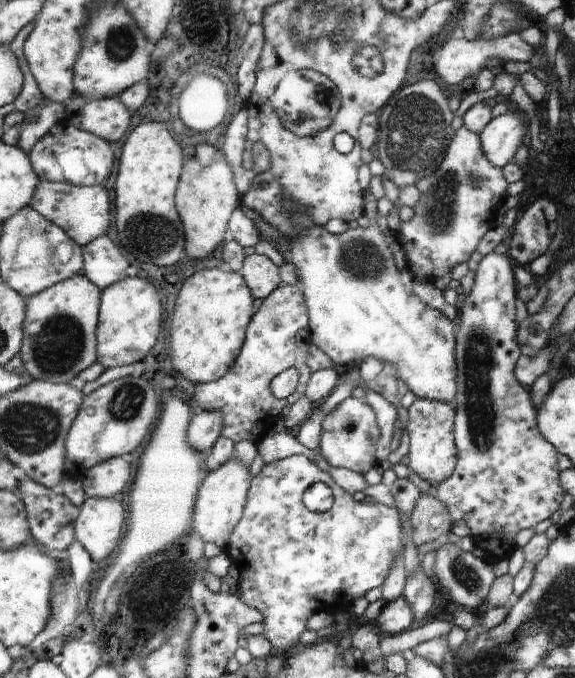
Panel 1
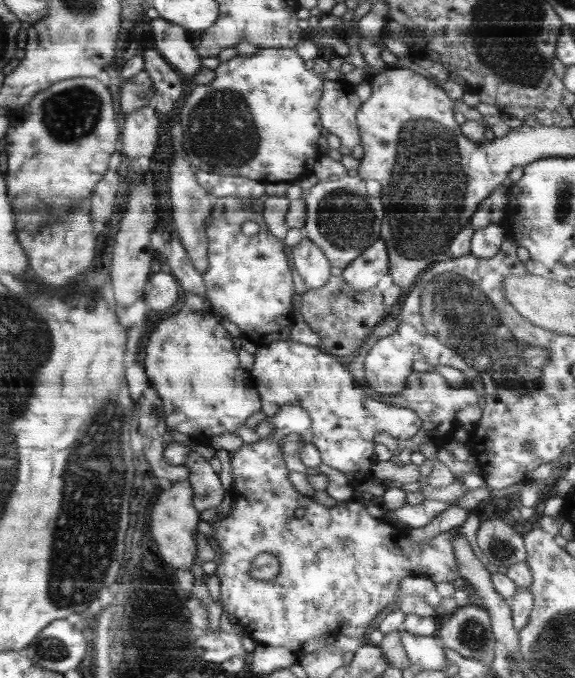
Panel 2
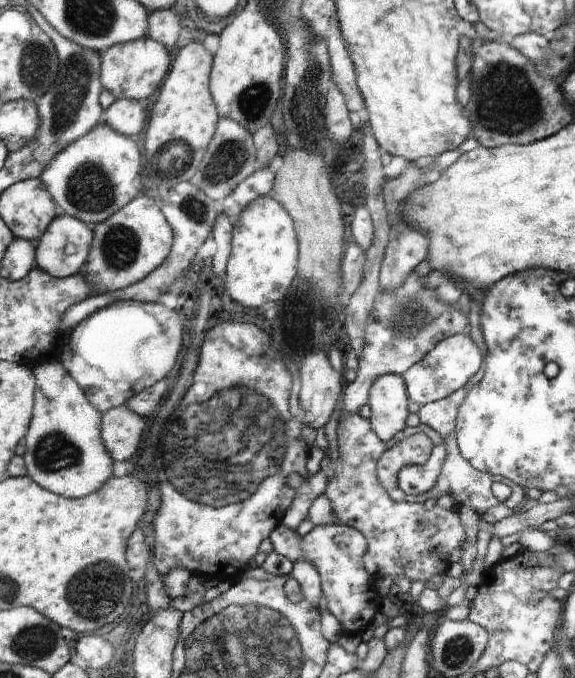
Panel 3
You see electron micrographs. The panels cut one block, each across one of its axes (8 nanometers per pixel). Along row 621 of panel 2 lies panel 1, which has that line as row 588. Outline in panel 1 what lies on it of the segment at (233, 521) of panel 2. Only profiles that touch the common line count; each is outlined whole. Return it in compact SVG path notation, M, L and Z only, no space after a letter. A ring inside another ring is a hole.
M304 454L270 462L254 477L245 516L233 530L224 552L236 563L239 571L233 592L263 614L264 638L279 656L280 652L288 652L298 646L300 634L306 630L306 620L316 612L316 608L322 610L324 604L352 604L368 590L382 586L402 550L399 512L377 502L358 502L352 495L342 490L332 476ZM316 482L322 482L332 490L332 506L326 512L312 512L302 502L302 494Z

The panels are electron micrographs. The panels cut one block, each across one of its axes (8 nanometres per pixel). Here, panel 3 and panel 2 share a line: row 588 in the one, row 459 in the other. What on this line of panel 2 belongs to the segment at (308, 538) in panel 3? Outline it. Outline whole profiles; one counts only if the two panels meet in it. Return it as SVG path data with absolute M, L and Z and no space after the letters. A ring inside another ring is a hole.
M288 339L257 348L253 357L254 365L251 373L257 378L257 389L263 398L262 412L270 418L280 412L284 406L293 404L309 411L313 423L311 440L320 451L321 463L344 473L352 487L374 479L371 471L378 462L382 462L382 458L378 458L378 438L382 438L382 434L391 434L396 438L408 440L421 428L422 421L412 409L396 407L392 404L388 406L385 402L378 401L378 398L370 398L366 390L358 384L358 379L351 374L347 365L348 359L326 353L319 346Z

